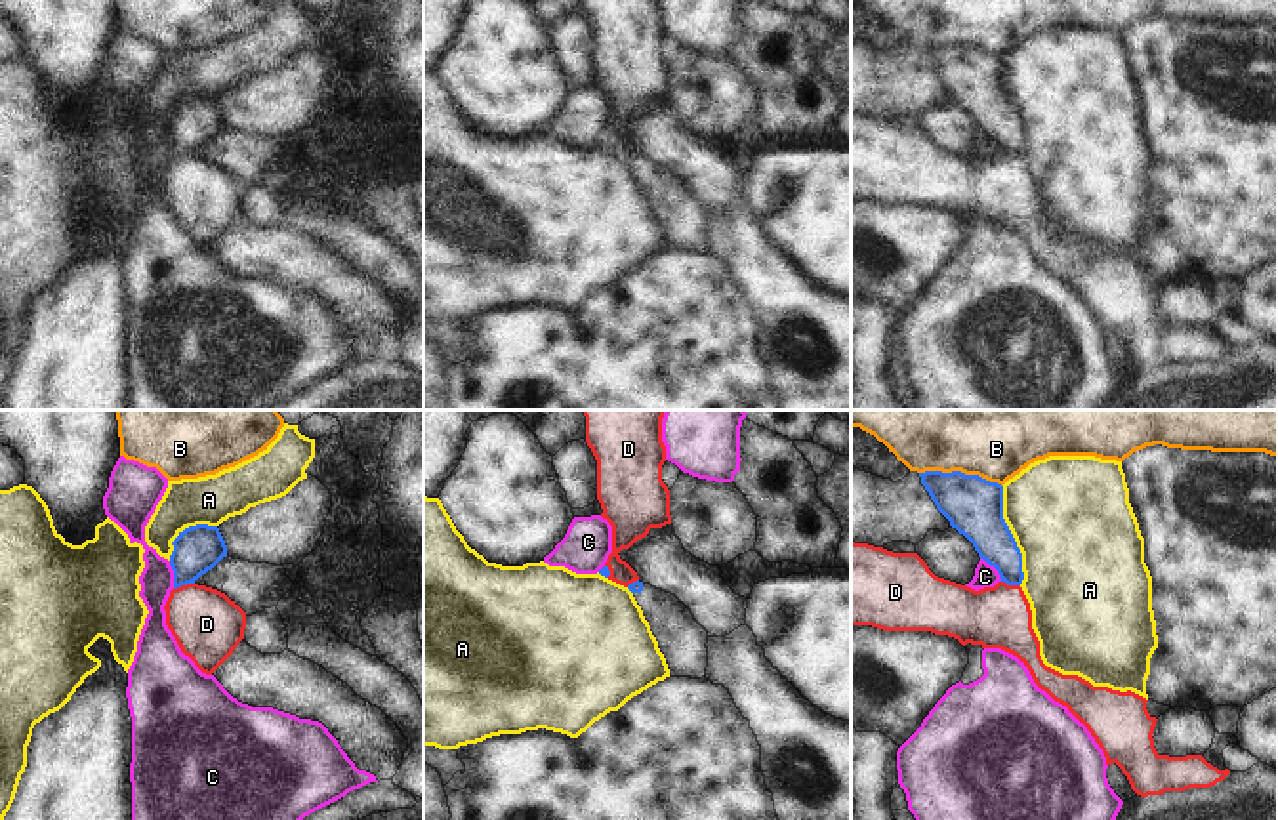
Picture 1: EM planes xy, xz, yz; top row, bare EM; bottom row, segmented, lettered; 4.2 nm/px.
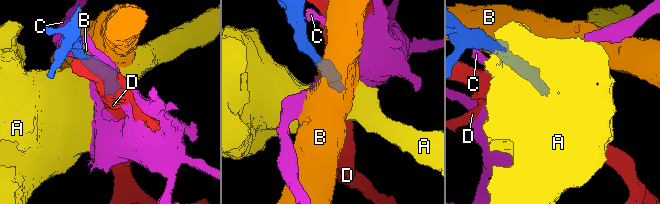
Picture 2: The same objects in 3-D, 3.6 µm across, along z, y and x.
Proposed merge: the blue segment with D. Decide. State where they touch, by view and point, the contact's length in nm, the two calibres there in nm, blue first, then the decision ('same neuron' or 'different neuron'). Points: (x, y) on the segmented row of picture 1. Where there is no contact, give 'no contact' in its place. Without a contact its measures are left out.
contact xy (184, 584); length 90 nm; calibres 200 and 300 nm; different neuron

